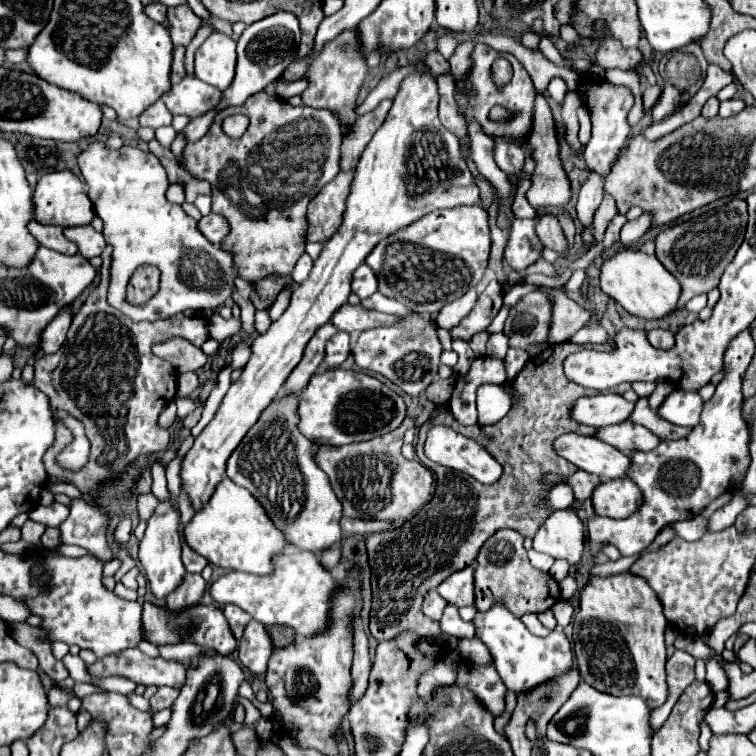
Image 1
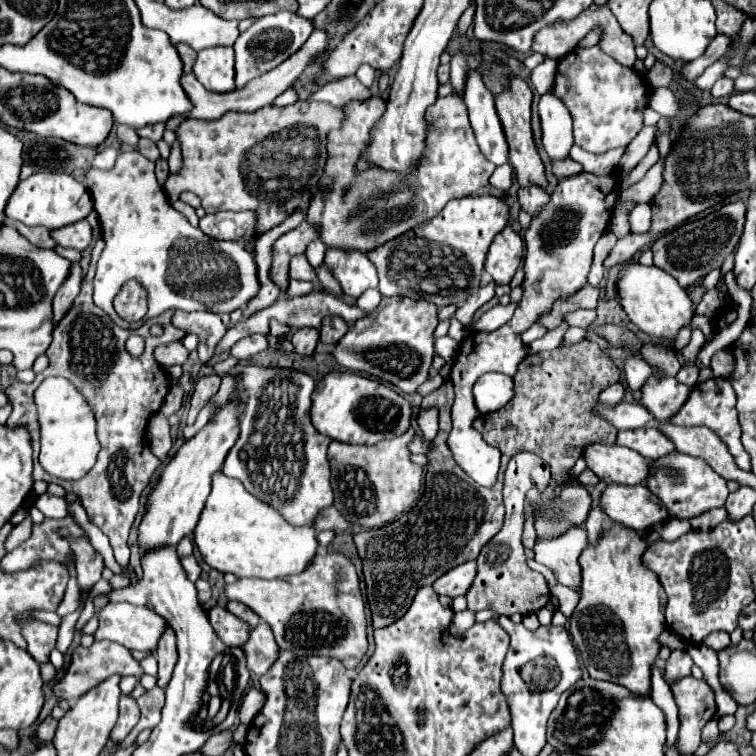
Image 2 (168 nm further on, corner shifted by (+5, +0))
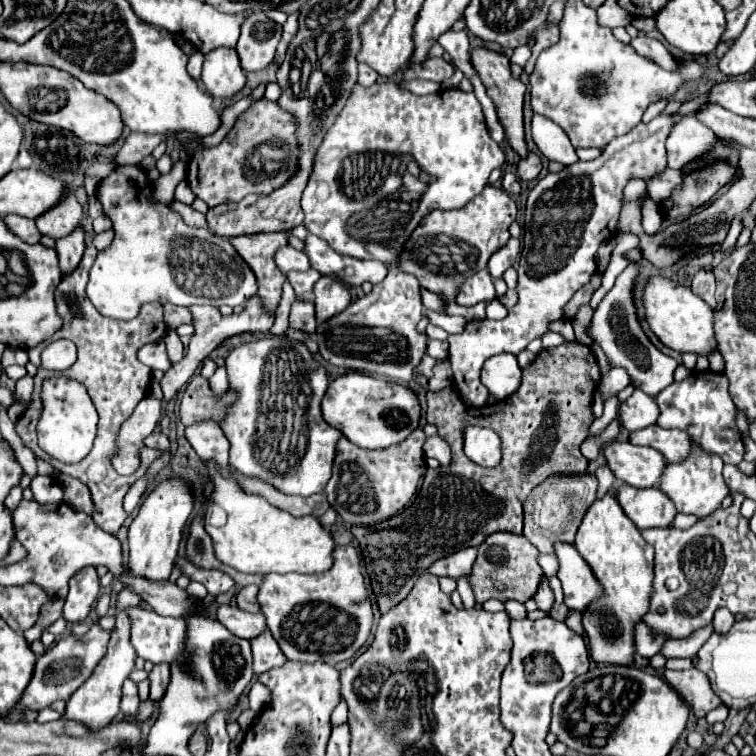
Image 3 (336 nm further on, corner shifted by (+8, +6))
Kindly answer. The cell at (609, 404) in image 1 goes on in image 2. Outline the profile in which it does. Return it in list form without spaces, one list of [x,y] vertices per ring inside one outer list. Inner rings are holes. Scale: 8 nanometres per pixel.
[[[620,402],[614,406],[596,406],[596,414],[606,418],[610,424],[614,424],[618,430],[636,430],[648,426],[654,416],[646,412],[646,408],[638,402]]]

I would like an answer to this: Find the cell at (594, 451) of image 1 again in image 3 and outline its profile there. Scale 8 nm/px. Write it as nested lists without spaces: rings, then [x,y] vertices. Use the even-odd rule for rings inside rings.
[[[619,440],[605,444],[603,454],[615,478],[635,488],[659,486],[663,466],[667,464],[659,450],[647,446],[635,446]]]

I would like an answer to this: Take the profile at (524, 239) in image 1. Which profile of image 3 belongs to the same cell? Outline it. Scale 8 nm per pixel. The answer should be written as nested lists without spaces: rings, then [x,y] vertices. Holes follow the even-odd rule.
[[[509,238],[509,240],[507,240],[507,246],[499,248],[499,250],[489,258],[489,264],[487,264],[489,274],[491,274],[493,278],[501,278],[503,272],[515,264],[517,254],[519,254],[519,248],[521,248],[521,246],[519,246],[519,240],[517,240],[517,238]]]

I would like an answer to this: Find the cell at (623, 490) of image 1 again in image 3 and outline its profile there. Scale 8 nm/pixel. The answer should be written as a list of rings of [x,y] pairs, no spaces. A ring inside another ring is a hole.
[[[621,484],[615,490],[615,496],[627,518],[631,518],[639,530],[667,528],[677,514],[675,504],[659,488],[635,488]]]

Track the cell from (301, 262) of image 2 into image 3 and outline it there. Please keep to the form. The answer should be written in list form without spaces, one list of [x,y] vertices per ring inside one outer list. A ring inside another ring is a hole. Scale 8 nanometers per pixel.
[[[291,246],[279,248],[275,254],[275,262],[283,274],[287,274],[289,270],[309,270],[311,268],[309,258]]]

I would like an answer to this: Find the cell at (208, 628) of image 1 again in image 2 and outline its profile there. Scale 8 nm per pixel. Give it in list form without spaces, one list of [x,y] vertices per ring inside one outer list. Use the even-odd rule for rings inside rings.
[[[212,608],[208,612],[208,616],[210,616],[210,624],[212,624],[214,632],[220,636],[220,640],[226,646],[242,646],[242,644],[246,644],[246,640],[250,636],[250,626],[246,622],[236,618],[226,608]]]

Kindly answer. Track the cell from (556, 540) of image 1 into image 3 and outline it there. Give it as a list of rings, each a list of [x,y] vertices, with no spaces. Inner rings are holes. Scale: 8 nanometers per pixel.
[[[555,542],[555,556],[559,560],[557,578],[563,584],[565,604],[575,610],[583,610],[587,602],[601,594],[601,586],[595,580],[587,562],[579,556],[573,544]]]

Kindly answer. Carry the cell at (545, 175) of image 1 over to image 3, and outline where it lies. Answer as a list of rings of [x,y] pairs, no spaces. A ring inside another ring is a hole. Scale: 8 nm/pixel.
[[[473,48],[471,62],[473,62],[473,68],[477,70],[483,86],[487,88],[487,96],[495,102],[497,116],[499,116],[501,126],[505,128],[507,142],[511,144],[511,148],[521,158],[527,158],[529,150],[527,150],[525,134],[523,134],[523,94],[525,94],[525,84],[519,78],[513,78],[511,76],[509,58],[505,54],[497,54],[497,52],[491,52],[491,50],[485,50],[485,48]]]

